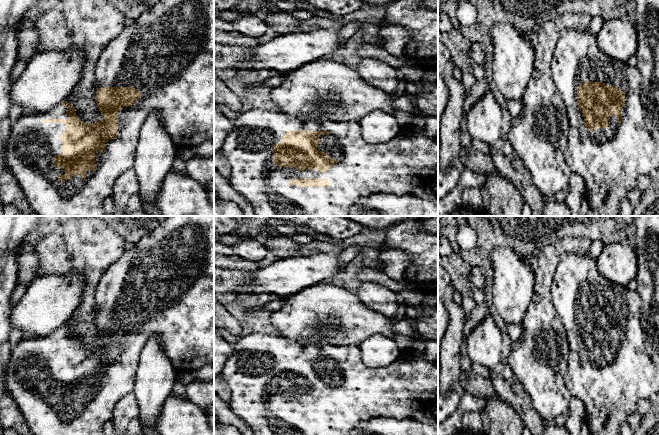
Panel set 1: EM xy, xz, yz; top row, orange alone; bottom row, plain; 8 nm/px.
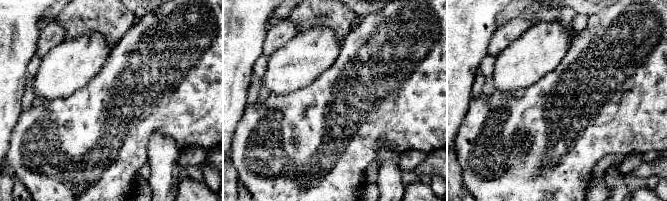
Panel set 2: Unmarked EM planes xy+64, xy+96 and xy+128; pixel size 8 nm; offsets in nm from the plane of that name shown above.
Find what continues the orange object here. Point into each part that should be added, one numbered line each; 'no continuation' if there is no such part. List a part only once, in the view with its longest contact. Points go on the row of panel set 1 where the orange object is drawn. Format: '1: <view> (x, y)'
1: xy (167, 53)

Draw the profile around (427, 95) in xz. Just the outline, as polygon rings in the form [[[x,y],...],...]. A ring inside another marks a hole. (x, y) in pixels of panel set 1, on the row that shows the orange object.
[[[424,83],[418,86],[416,106],[425,117],[438,117],[438,84]]]

